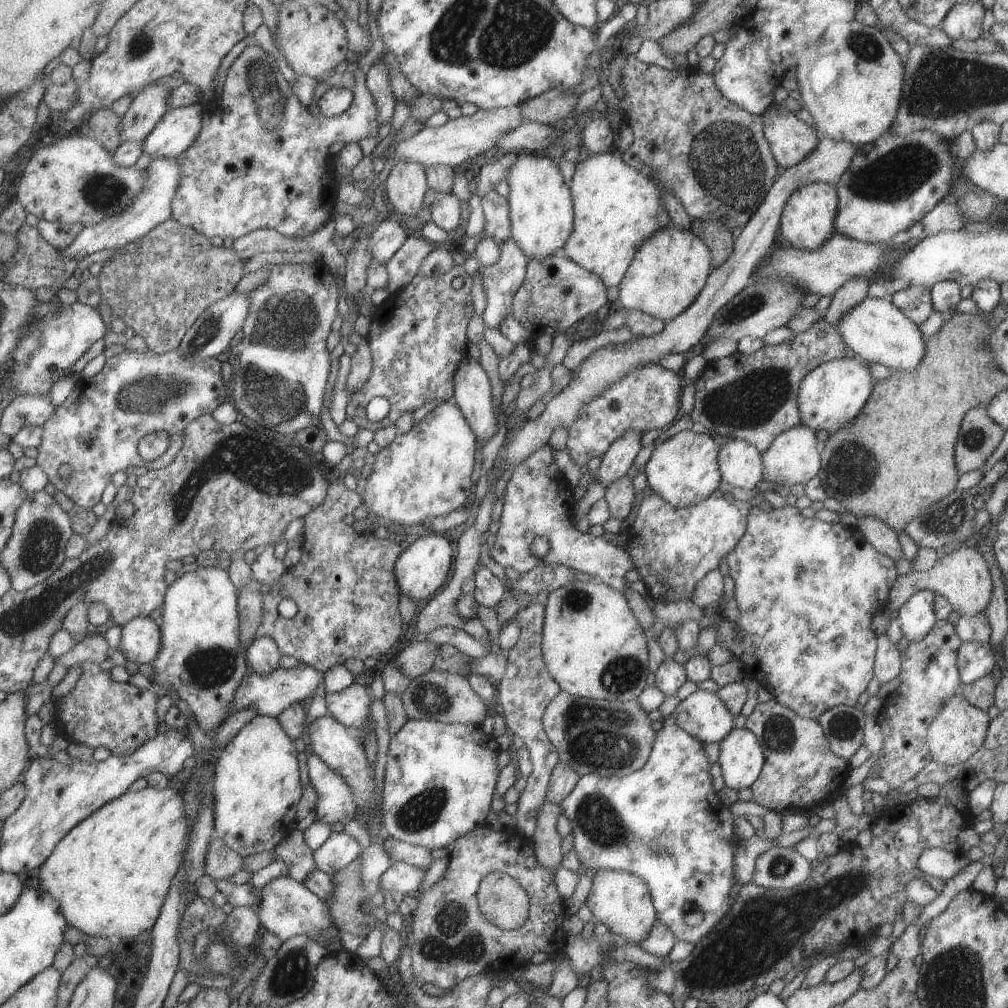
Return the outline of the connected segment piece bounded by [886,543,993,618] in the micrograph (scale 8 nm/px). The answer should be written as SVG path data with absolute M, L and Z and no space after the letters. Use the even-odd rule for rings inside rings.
M966 543L949 554L945 554L943 558L939 558L929 570L910 571L907 574L898 575L889 590L886 610L895 618L897 610L907 602L913 593L927 589L934 594L943 596L951 606L951 610L957 612L959 616L975 616L987 608L987 604L991 600L992 584L993 580L991 580L989 566L987 566L985 558L972 543Z

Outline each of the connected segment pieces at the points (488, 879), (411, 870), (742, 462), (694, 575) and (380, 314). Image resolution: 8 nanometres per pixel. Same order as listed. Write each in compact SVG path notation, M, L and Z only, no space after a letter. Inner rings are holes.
M503 873L487 874L478 885L476 900L481 916L502 930L520 928L528 918L526 893Z
M393 861L379 876L378 890L387 900L394 892L400 892L406 896L416 895L421 890L425 872L423 868L415 868L402 861Z
M729 439L726 444L720 446L717 452L717 466L721 479L731 487L754 490L757 488L756 484L763 480L761 453L743 440Z
M718 489L711 492L710 496L698 504L685 507L671 506L655 492L642 498L635 520L626 529L627 539L624 549L629 554L631 564L637 569L641 582L645 584L648 600L651 602L658 600L663 603L689 600L695 584L707 572L717 569L723 561L722 558L725 558L743 537L746 530L747 512L750 507L750 504L741 500L727 502Z
M454 265L440 276L421 276L416 273L411 282L384 302L377 306L370 316L369 331L364 334L369 344L372 370L369 380L363 382L355 394L351 392L348 396L345 408L346 419L351 420L358 429L366 429L370 432L379 430L394 424L404 412L417 410L423 404L431 400L447 401L453 395L453 374L455 368L463 358L469 358L474 352L470 347L465 330L473 314L473 304L471 300L472 278L462 265ZM454 277L462 277L463 285L459 290L451 288L451 280ZM375 397L383 397L389 401L389 412L383 420L379 422L369 422L365 415L365 406Z

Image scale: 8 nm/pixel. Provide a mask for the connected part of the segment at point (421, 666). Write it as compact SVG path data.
M429 640L413 642L394 658L395 666L401 674L413 679L421 676L433 667L433 658L437 654L437 645Z

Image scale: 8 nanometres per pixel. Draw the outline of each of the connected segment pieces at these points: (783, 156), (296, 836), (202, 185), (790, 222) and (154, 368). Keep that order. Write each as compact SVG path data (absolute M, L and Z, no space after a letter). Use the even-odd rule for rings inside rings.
M783 104L777 108L771 106L760 116L765 141L780 171L799 164L805 156L815 152L819 144L816 129L797 120L793 109Z
M298 829L291 835L285 836L285 840L281 840L281 844L275 846L272 854L273 858L283 860L287 864L289 868L287 875L299 883L305 882L307 876L317 868L313 859L313 851L307 847Z
M245 46L227 68L223 92L207 106L202 106L201 130L195 136L195 142L176 157L181 166L181 178L171 200L171 218L182 226L192 227L209 240L214 236L237 239L240 234L265 228L274 229L287 238L295 238L321 228L331 218L333 206L338 200L337 172L330 150L332 143L351 143L375 137L380 126L375 104L365 86L366 74L359 70L361 58L361 54L351 57L357 65L352 73L351 105L338 116L327 118L321 115L317 118L299 103L291 86L282 78L275 58L259 46Z
M815 182L807 184L791 194L780 214L779 233L784 244L799 250L817 250L831 238L835 232L835 214L837 214L836 188L830 183Z
M176 349L164 354L150 352L130 352L123 350L117 356L107 358L103 368L91 378L79 379L63 404L41 426L42 434L37 446L36 466L47 474L48 484L56 491L63 492L76 507L93 509L100 502L105 486L109 484L115 472L125 471L134 466L140 471L161 469L171 464L181 449L183 428L199 416L210 414L223 403L226 384L221 376L221 362L215 358L193 360L181 356ZM150 432L167 432L170 445L155 461L143 461L137 454L137 442ZM61 464L68 464L71 472L67 479L57 474Z

